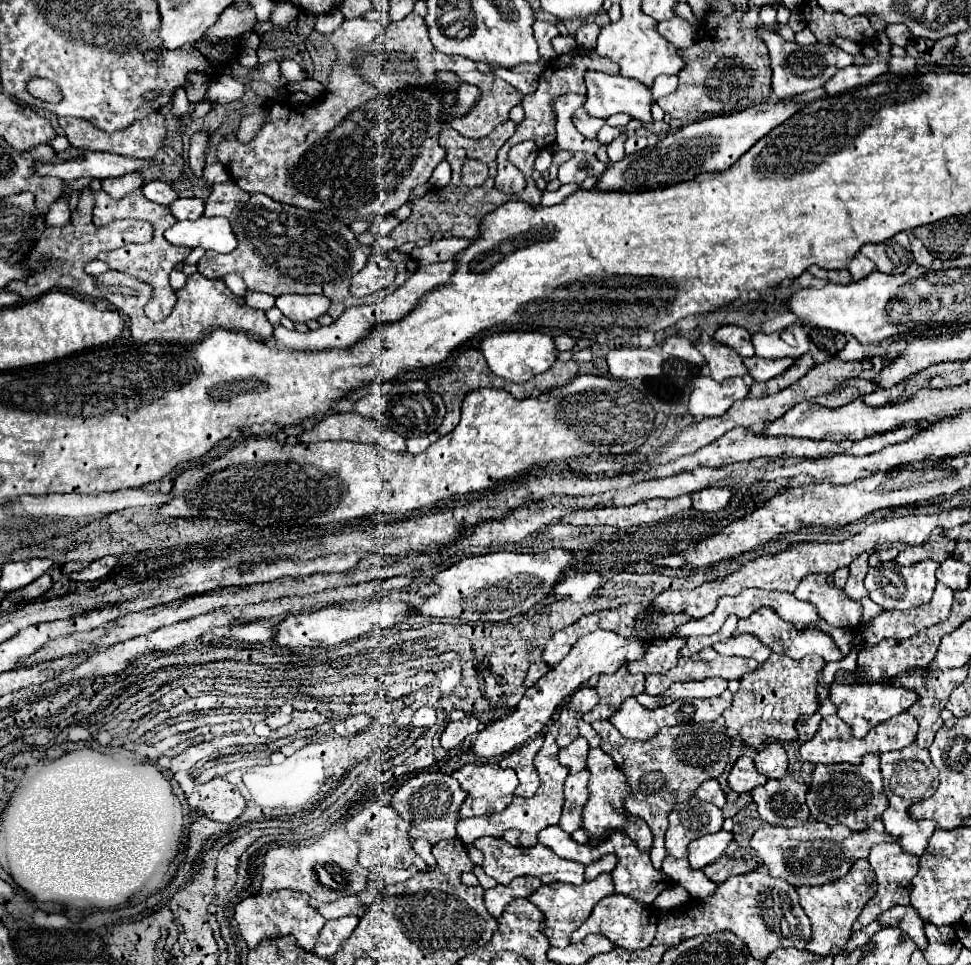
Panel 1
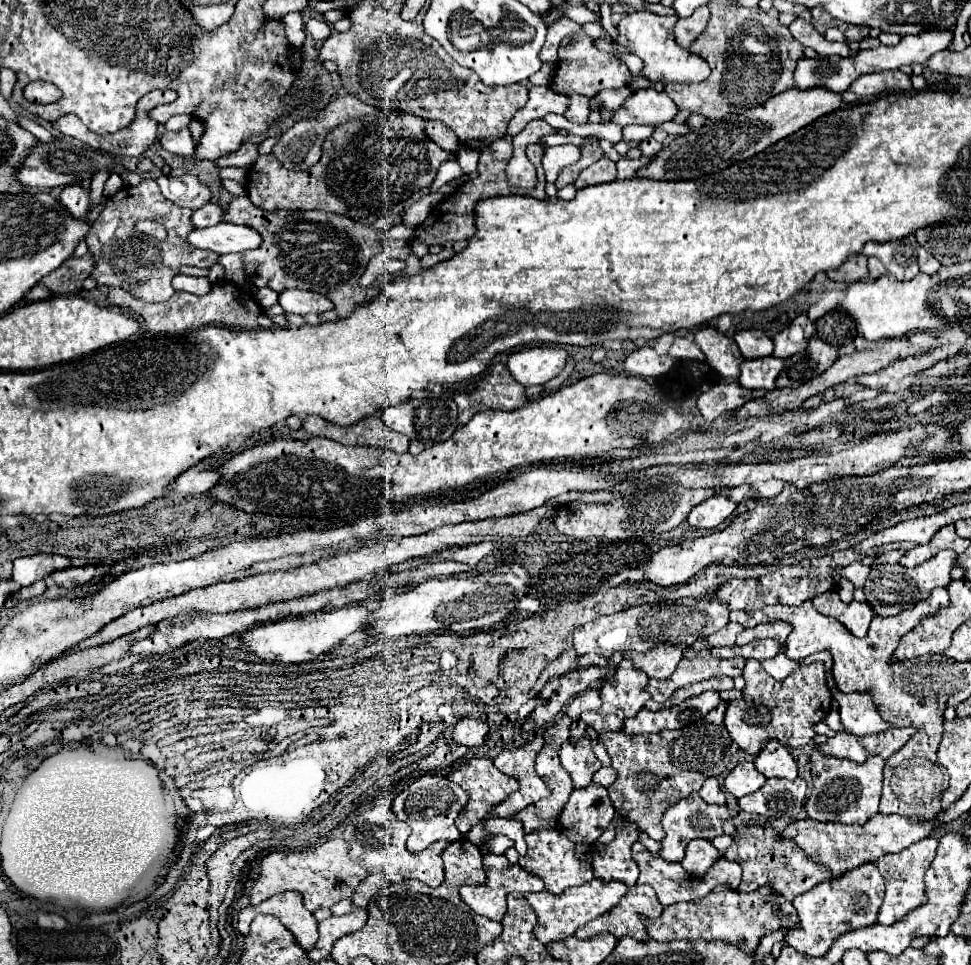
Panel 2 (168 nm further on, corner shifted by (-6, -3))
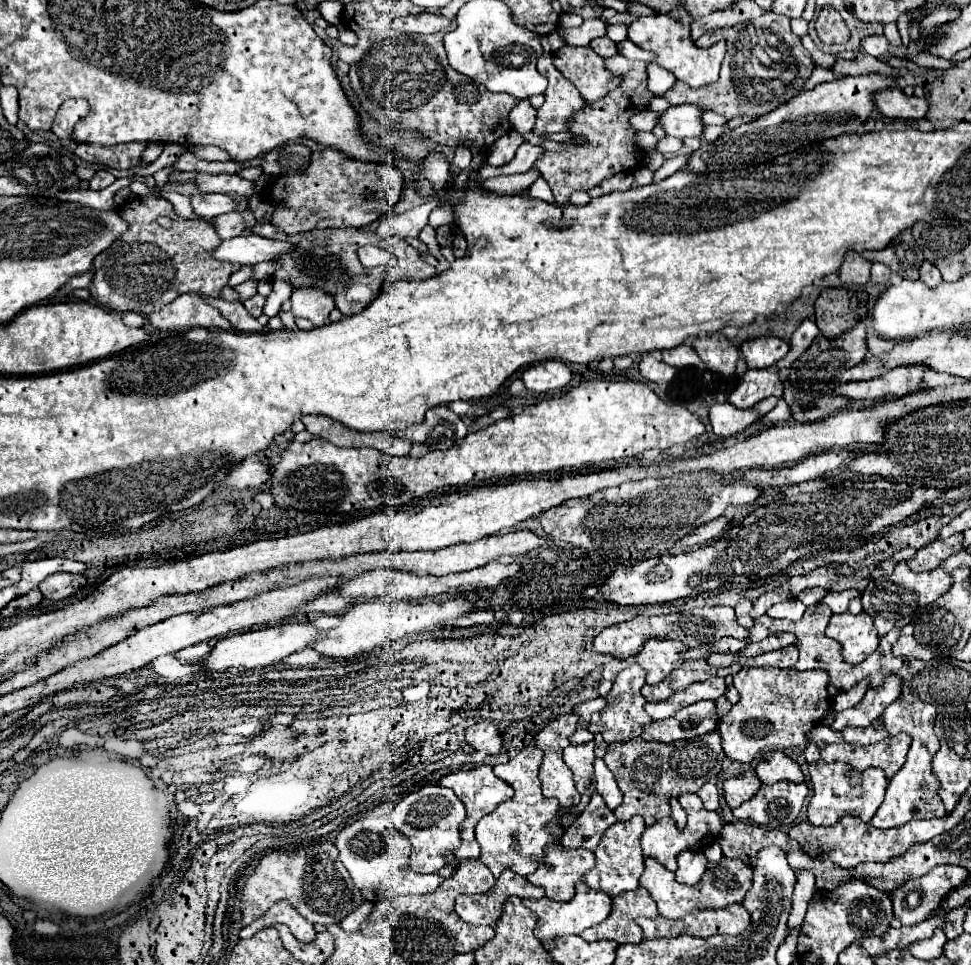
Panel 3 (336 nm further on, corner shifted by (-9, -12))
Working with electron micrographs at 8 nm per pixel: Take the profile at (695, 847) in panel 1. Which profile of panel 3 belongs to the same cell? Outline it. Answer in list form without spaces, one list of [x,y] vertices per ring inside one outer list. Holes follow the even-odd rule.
[[[688,849],[678,853],[678,869],[676,869],[676,881],[682,885],[694,885],[700,881],[700,877],[706,871],[708,859],[704,855],[704,851],[698,849]]]

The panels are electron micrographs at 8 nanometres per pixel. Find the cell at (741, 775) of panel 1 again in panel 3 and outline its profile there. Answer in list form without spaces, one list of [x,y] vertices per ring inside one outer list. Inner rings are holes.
[[[748,769],[748,771],[742,771],[734,777],[728,777],[722,785],[722,791],[724,791],[724,799],[728,803],[728,807],[738,807],[742,805],[744,801],[752,799],[754,793],[760,789],[760,779],[756,775],[754,769]]]

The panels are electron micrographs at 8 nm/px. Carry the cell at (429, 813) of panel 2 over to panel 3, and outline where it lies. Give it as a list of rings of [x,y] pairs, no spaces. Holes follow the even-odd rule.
[[[428,785],[404,797],[390,813],[394,829],[412,843],[410,869],[416,873],[436,873],[444,867],[444,851],[456,851],[460,845],[460,823],[466,817],[464,803],[446,787]],[[412,809],[412,811],[410,811]]]

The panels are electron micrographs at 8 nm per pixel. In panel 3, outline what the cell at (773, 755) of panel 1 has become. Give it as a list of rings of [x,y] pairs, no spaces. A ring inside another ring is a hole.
[[[764,751],[756,765],[756,773],[762,783],[778,783],[778,781],[794,781],[802,783],[804,775],[796,761],[792,761],[782,751]]]

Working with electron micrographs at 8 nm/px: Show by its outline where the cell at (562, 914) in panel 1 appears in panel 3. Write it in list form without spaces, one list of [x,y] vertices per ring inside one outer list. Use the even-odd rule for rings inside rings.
[[[578,881],[576,895],[566,903],[556,903],[556,901],[548,899],[548,897],[542,897],[542,899],[524,899],[524,905],[538,915],[534,935],[540,941],[542,939],[554,939],[558,935],[580,935],[584,929],[602,923],[612,911],[612,899],[602,891],[590,889],[584,881]]]

